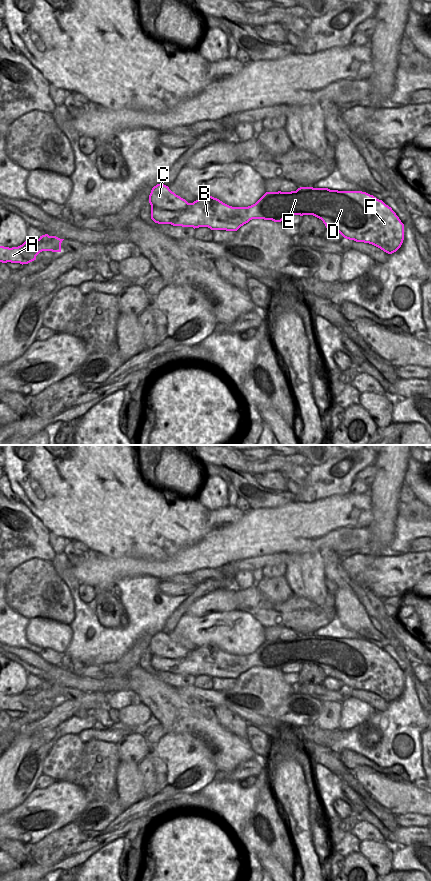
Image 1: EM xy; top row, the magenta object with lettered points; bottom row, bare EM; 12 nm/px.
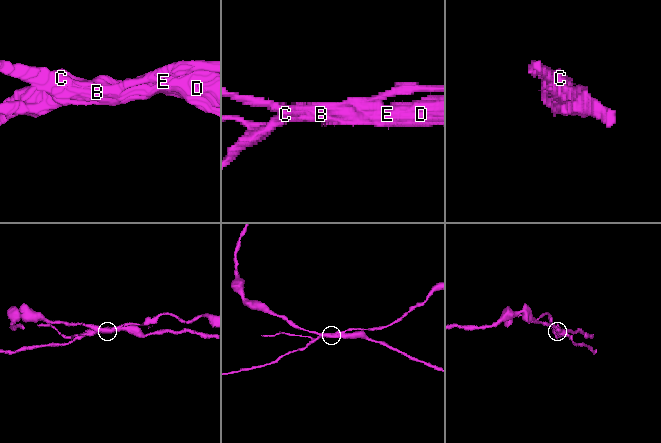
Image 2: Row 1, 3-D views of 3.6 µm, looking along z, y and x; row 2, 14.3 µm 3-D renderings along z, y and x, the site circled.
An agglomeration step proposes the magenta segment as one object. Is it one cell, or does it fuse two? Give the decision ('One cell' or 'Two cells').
Two cells.

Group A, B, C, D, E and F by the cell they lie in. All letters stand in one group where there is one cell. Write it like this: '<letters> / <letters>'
A B D E F / C

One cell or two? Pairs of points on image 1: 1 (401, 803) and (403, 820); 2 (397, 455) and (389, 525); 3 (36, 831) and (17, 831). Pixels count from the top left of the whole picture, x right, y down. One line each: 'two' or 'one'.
1: two
2: one
3: one

